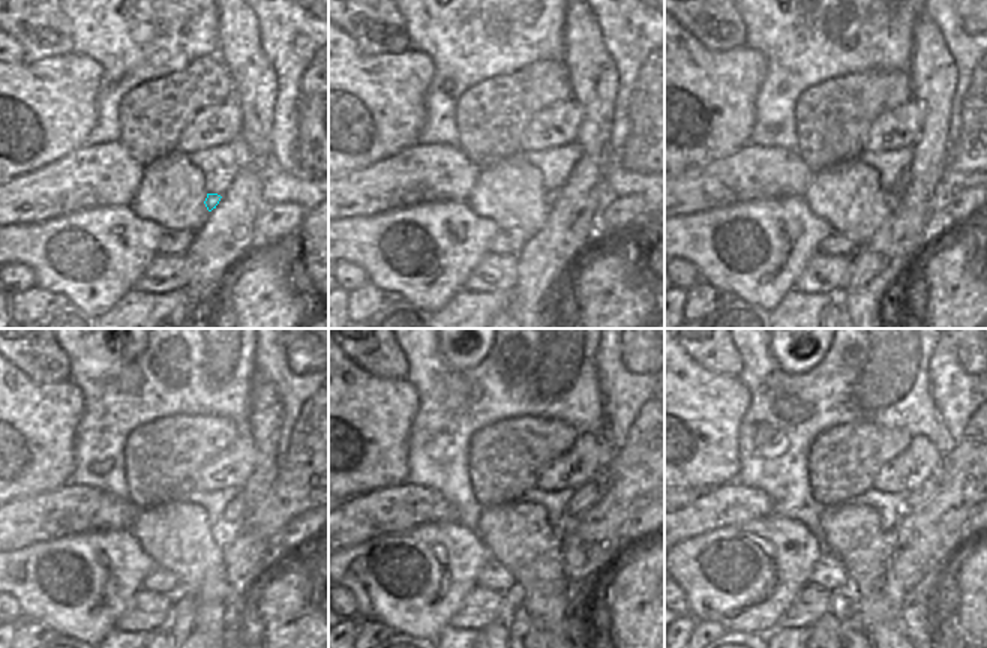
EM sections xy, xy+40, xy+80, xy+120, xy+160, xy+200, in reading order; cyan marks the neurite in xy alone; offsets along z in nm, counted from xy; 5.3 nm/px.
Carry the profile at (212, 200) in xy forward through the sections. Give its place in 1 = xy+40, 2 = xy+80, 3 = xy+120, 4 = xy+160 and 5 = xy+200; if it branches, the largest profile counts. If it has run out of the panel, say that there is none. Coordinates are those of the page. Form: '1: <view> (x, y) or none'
1: xy+40 (551, 195)
2: xy+80 (903, 179)
3: xy+120 (234, 513)
4: xy+160 (584, 497)
5: xy+200 (926, 491)

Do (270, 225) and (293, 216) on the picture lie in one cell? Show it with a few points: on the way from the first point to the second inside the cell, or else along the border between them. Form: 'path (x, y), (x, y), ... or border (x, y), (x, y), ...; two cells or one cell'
path (276, 224), (287, 218); one cell

